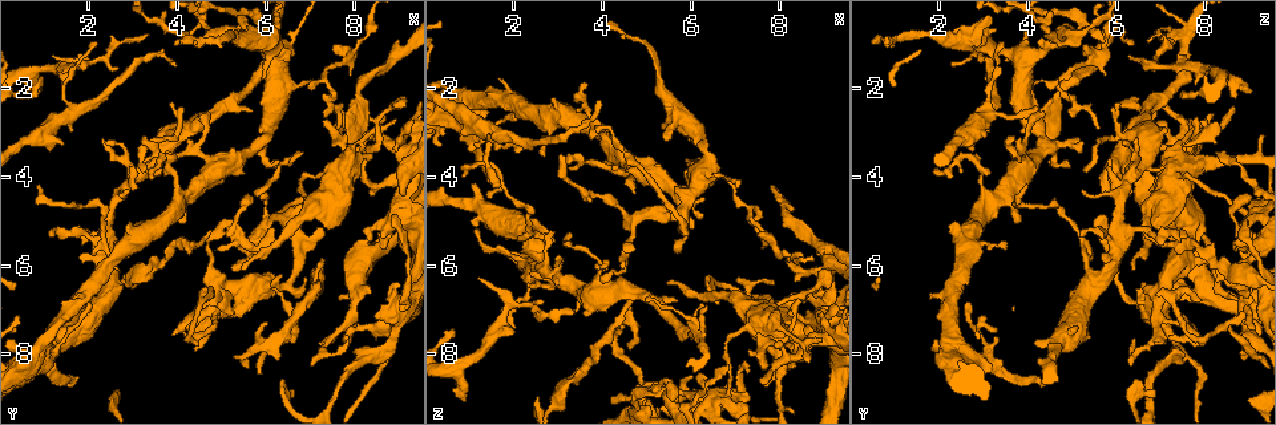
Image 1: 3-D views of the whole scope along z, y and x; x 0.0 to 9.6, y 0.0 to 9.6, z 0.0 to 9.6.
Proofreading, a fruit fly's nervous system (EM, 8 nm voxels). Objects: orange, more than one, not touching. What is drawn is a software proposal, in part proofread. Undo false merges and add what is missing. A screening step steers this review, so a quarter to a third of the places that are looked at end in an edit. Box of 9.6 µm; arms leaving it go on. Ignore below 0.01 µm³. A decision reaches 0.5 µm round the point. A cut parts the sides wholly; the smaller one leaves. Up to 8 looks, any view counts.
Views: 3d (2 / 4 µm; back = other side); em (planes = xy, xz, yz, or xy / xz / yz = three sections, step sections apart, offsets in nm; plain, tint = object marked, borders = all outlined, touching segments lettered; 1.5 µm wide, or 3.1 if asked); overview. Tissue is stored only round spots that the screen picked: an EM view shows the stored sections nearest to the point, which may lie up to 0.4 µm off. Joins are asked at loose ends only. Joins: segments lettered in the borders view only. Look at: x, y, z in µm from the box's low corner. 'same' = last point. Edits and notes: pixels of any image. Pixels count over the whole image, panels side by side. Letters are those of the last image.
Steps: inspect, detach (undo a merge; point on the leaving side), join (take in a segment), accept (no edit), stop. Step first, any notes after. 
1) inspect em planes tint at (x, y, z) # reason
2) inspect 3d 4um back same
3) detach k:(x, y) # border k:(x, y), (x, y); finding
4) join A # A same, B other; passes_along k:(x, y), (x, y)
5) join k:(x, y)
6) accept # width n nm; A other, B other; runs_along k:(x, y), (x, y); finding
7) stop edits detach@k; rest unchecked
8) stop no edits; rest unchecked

inspect 3d 2um back at (4.15, 5.00, 3.65) # free end

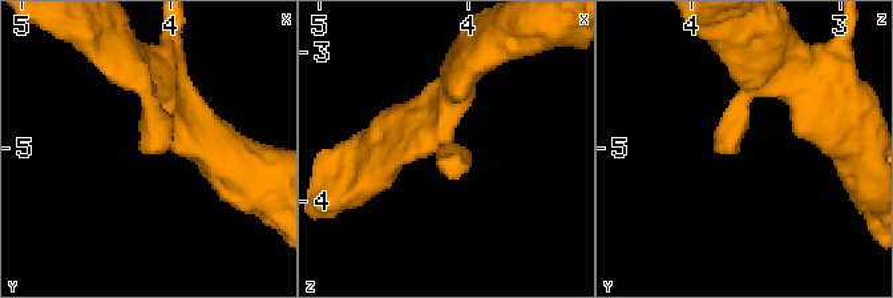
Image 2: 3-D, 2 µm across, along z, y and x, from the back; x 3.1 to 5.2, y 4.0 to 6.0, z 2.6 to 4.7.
inspect em planes borders at (4.20, 5.02, 3.70)

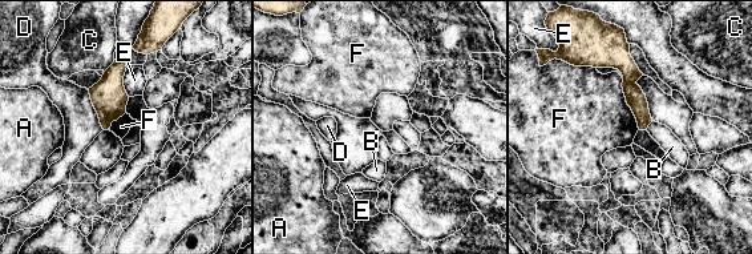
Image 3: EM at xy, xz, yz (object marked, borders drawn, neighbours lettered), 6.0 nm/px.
accept # width 110 nm; A other, B other, C other, D other, E other, F other; border 3:(622, 79), (625, 101), (639, 129); none of them fits

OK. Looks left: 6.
inspect 3d 2um at (4.70, 2.50, 4.35) # thin end

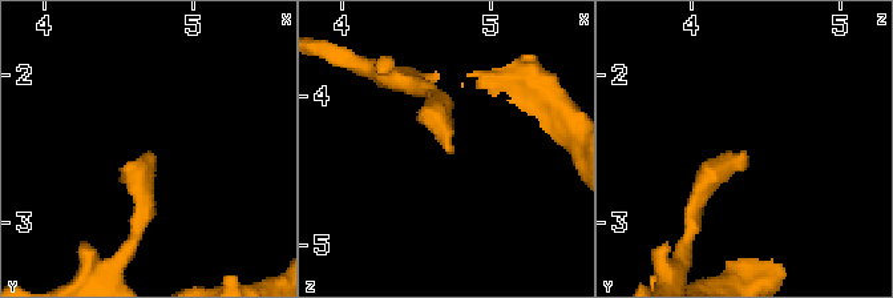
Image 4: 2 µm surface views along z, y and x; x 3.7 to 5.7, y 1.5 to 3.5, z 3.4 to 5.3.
inspect em yz step 8 borders at (4.72, 2.52, 4.34)

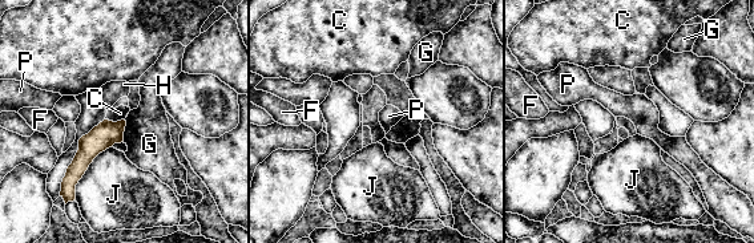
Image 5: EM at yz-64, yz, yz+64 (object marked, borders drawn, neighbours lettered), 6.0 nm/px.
inspect em planes borders same # another direction

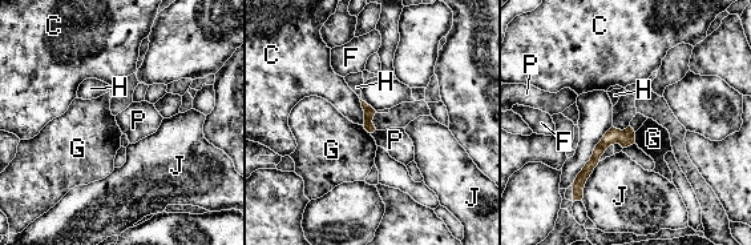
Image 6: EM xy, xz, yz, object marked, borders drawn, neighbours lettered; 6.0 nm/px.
accept # width 70 nm; C other, F other, G other, H other, J other, P other; border 6:(630, 125), (634, 132); no lettered segment goes on from it

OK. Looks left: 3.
inspect 3d 2um at (2.05, 6.85, 2.70) # tapers out

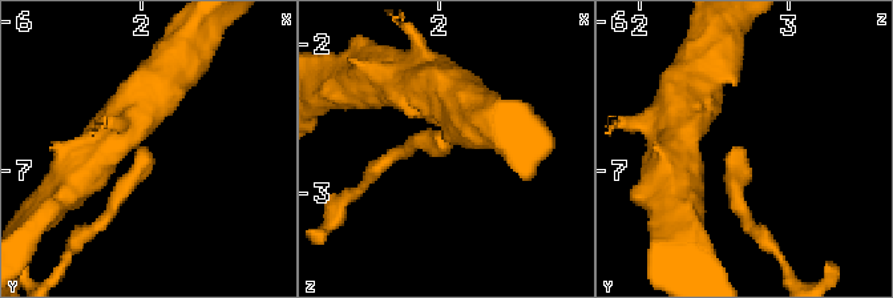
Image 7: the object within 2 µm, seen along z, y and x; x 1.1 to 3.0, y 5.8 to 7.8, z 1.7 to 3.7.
inspect em planes borders at (2.04, 6.84, 2.60) # need the tissue

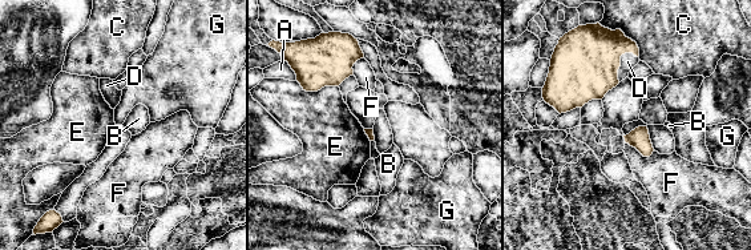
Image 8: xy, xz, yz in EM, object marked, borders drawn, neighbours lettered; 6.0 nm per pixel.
join D # A other, B other, C other, D same, E other, F other, G other; passes_along 8:(584, 67), (620, 64), (628, 61); the neuron continues

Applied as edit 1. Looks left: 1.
stop edits join@8; rest unchecked

